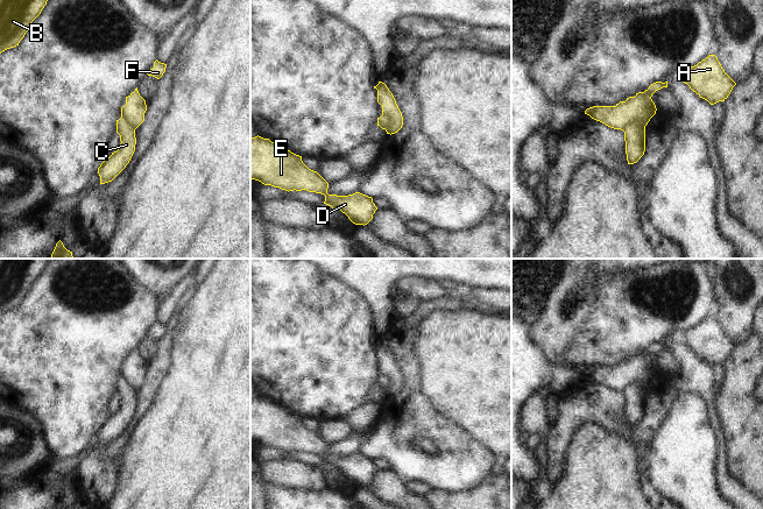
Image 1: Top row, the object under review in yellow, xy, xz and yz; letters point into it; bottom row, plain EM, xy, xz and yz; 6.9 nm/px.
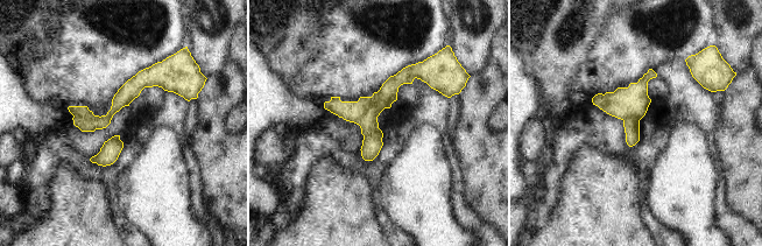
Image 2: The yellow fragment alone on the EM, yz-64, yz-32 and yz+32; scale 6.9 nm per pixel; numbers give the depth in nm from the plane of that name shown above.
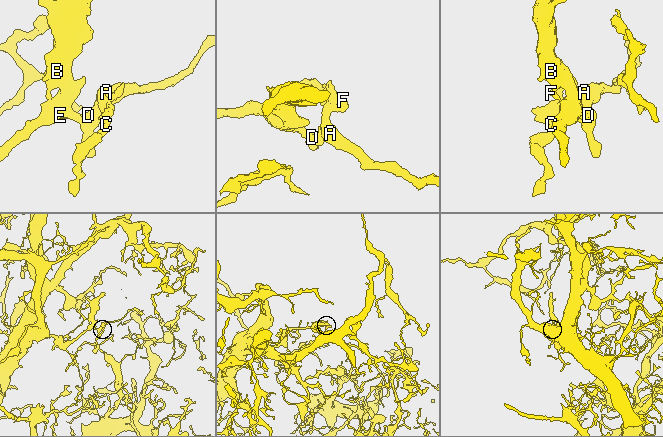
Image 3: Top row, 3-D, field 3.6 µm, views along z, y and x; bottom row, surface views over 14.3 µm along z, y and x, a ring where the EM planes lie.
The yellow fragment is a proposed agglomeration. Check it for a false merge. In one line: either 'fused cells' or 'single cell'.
fused cells

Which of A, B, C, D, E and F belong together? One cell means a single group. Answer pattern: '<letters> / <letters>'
A B C D E / F

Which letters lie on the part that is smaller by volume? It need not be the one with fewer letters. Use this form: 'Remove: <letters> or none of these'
Remove: F

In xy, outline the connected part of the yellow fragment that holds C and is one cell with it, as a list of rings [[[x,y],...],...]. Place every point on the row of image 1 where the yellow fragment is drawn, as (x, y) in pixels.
[[[122,116],[116,120],[116,133],[121,143],[98,168],[100,184],[112,182],[126,168],[135,151],[135,129]]]

